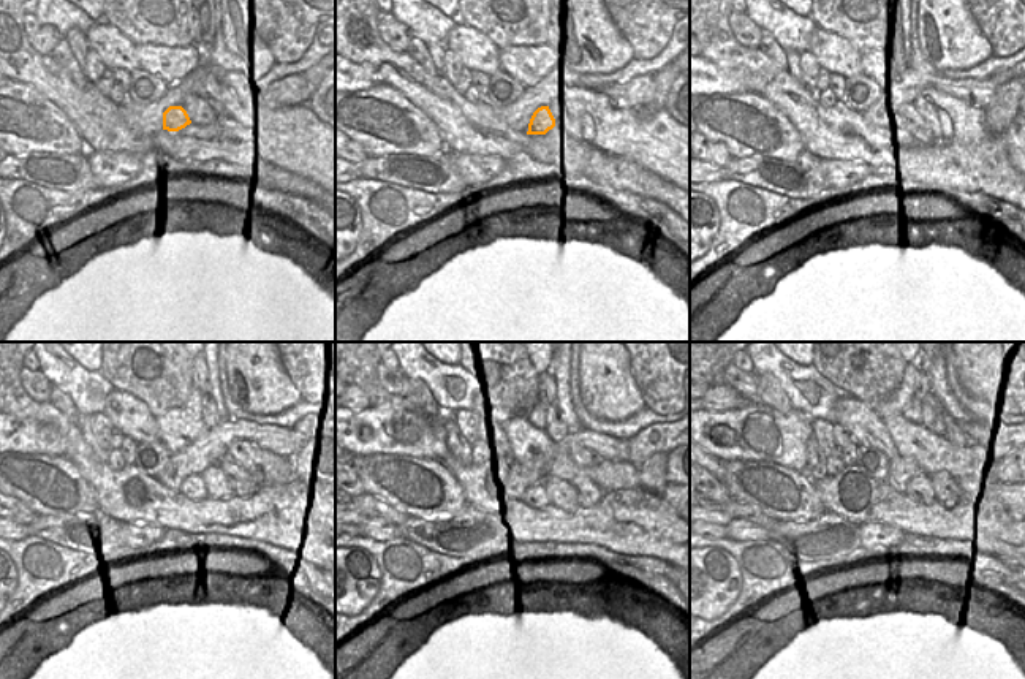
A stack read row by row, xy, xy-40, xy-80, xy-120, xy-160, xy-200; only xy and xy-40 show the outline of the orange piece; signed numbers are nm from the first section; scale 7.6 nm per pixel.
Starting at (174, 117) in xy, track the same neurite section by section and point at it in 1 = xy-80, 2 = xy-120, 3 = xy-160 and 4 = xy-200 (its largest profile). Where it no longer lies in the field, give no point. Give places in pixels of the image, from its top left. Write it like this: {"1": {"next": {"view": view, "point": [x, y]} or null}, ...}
{"1": {"next": {"view": "xy-80", "point": [899, 130]}}, "2": {"next": {"view": "xy-120", "point": [192, 486]}}, "3": {"next": {"view": "xy-160", "point": [562, 494]}}, "4": {"next": {"view": "xy-200", "point": [919, 489]}}}

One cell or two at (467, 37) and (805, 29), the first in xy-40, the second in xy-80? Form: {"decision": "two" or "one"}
{"decision": "two"}

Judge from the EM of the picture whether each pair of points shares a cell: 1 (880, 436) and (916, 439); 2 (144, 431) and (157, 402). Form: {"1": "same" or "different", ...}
{"1": "different", "2": "different"}

